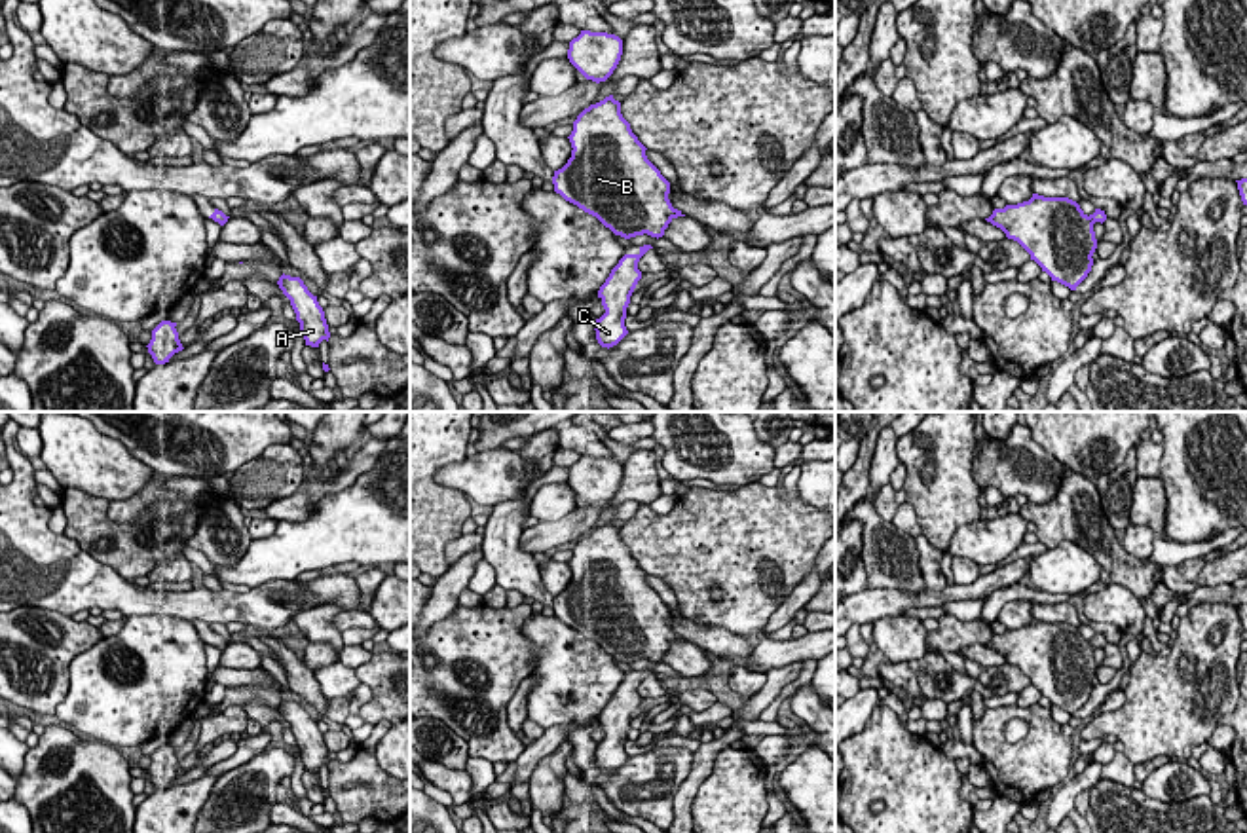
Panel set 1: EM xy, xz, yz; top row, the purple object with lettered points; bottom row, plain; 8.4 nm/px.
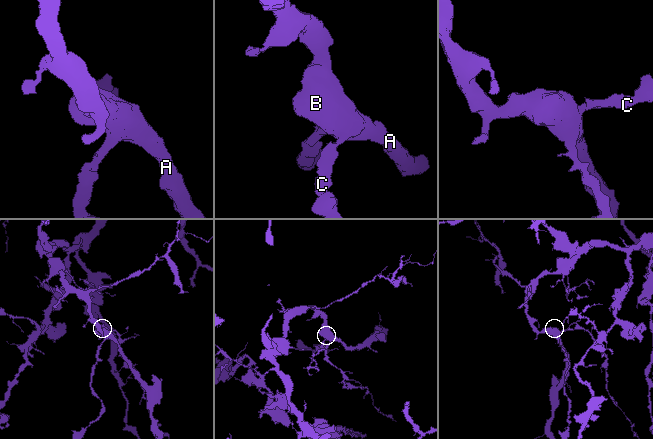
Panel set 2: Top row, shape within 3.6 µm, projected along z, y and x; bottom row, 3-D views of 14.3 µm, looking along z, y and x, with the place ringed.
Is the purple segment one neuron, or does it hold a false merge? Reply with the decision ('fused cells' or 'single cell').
fused cells

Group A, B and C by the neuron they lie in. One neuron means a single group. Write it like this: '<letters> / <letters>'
A B / C

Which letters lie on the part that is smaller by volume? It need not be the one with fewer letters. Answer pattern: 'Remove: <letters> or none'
Remove: C

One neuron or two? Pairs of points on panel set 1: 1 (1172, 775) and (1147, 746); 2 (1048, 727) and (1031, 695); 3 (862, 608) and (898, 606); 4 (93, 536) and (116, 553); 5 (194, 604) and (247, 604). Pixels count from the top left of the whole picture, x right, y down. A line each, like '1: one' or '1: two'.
1: two
2: two
3: one
4: one
5: one

